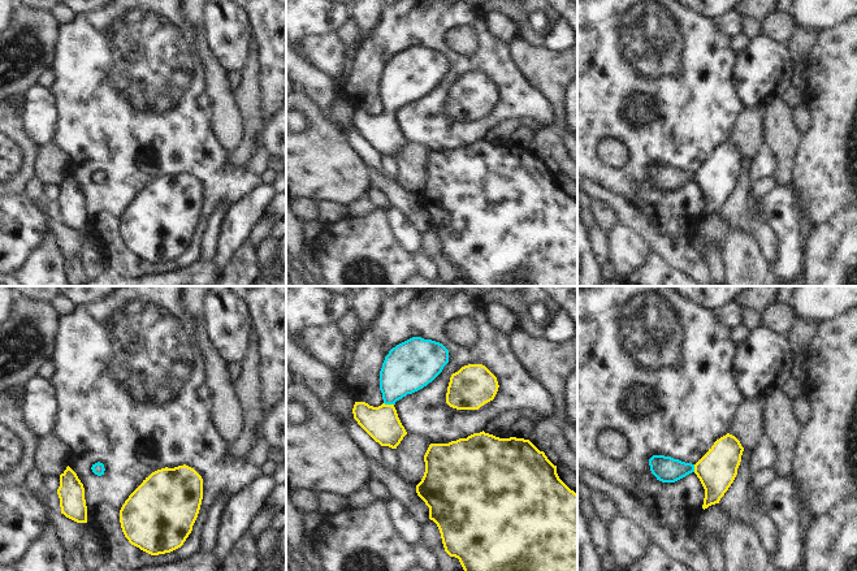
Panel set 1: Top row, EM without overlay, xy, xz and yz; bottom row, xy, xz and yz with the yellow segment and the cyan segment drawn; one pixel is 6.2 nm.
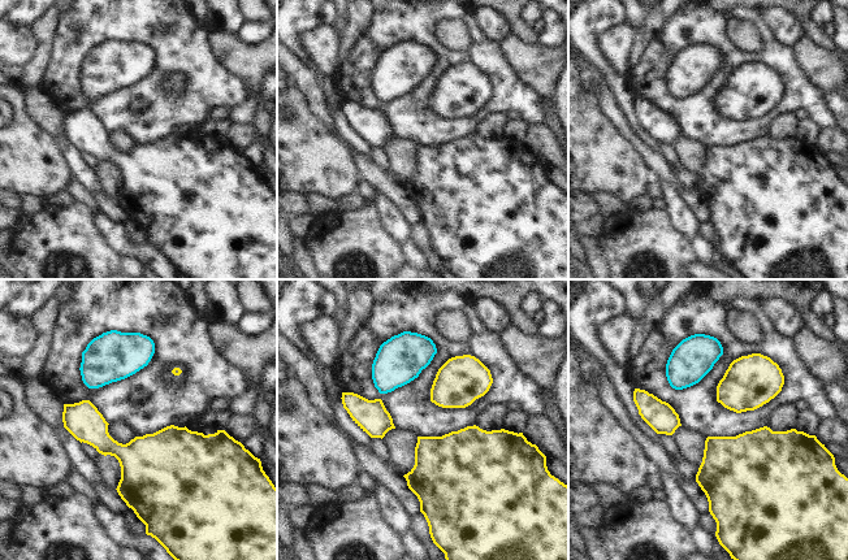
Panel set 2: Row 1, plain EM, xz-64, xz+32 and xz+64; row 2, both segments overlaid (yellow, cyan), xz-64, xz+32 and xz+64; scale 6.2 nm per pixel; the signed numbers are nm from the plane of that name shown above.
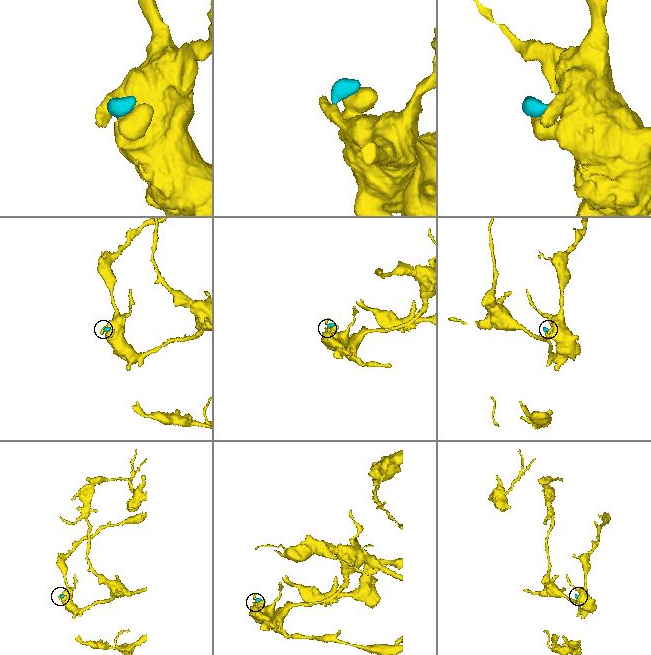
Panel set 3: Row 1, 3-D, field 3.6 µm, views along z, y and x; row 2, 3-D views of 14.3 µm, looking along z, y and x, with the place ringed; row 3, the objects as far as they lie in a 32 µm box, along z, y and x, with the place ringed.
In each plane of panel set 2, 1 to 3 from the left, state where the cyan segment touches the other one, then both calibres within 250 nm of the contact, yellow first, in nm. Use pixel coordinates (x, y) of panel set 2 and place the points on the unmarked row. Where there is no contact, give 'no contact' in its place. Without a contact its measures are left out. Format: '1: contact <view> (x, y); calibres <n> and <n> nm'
1: no contact
2: no contact
3: no contact

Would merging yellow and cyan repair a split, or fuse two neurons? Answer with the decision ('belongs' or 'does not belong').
belongs

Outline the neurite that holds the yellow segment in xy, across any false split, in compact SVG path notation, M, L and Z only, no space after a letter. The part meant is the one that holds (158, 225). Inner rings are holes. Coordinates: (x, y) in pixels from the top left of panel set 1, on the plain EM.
M194 177L157 178L122 213L122 241L131 254L151 264L170 261L191 242L202 208L203 187Z

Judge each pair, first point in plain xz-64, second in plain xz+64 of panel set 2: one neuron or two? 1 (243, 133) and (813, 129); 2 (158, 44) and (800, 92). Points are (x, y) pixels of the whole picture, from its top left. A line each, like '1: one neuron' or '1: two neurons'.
1: two neurons
2: one neuron

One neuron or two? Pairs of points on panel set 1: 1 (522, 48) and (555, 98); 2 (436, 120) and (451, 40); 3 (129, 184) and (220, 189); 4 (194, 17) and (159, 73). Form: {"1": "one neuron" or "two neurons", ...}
{"1": "one neuron", "2": "two neurons", "3": "one neuron", "4": "two neurons"}

